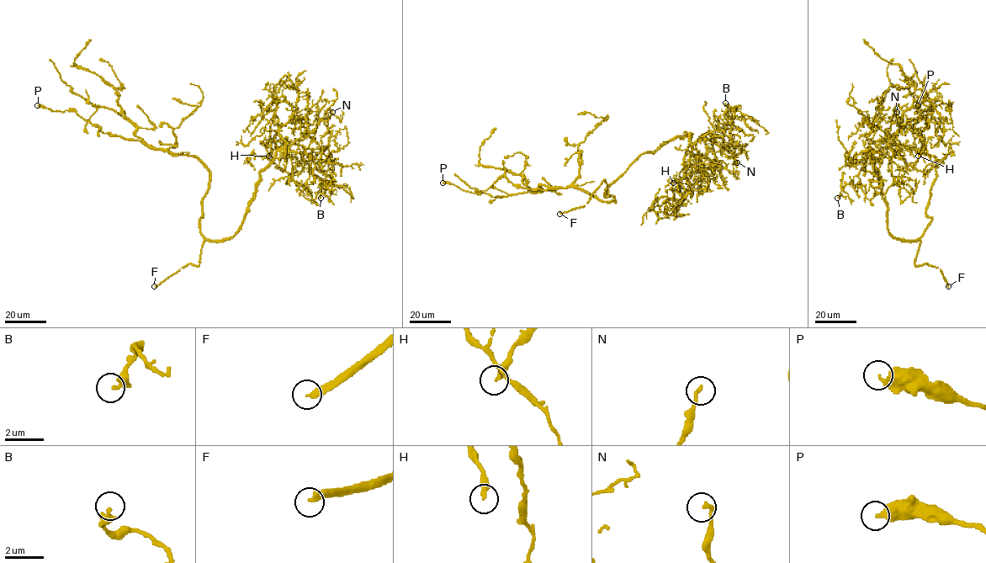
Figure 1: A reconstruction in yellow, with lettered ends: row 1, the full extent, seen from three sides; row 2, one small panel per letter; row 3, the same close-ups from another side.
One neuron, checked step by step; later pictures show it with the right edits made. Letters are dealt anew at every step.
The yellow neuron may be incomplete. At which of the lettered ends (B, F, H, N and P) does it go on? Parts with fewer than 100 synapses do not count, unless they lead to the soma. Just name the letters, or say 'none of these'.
F

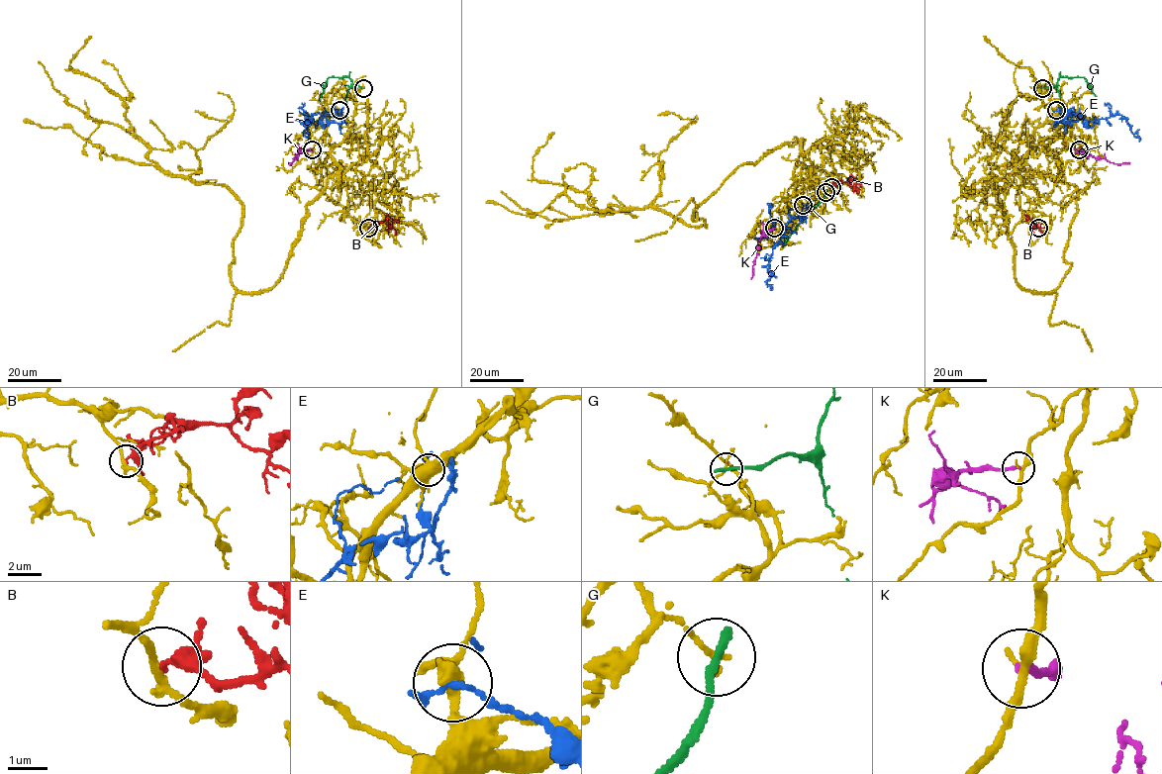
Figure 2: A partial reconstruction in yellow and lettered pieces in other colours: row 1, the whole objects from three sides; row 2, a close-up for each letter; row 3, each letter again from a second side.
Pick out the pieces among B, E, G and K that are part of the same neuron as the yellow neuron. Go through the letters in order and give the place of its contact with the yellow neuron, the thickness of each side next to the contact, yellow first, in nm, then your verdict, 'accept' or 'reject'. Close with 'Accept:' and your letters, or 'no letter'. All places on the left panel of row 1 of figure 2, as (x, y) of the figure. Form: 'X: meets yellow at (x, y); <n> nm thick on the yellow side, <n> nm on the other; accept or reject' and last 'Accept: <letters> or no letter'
B: meets yellow at (368, 228); 200 nm thick on the yellow side, 280 nm on the other; reject
E: meets yellow at (339, 110); 280 nm thick on the yellow side, 100 nm on the other; reject
G: meets yellow at (363, 88); 110 nm thick on the yellow side, 260 nm on the other; reject
K: meets yellow at (312, 149); 240 nm thick on the yellow side, 220 nm on the other; reject
Accept: no letter

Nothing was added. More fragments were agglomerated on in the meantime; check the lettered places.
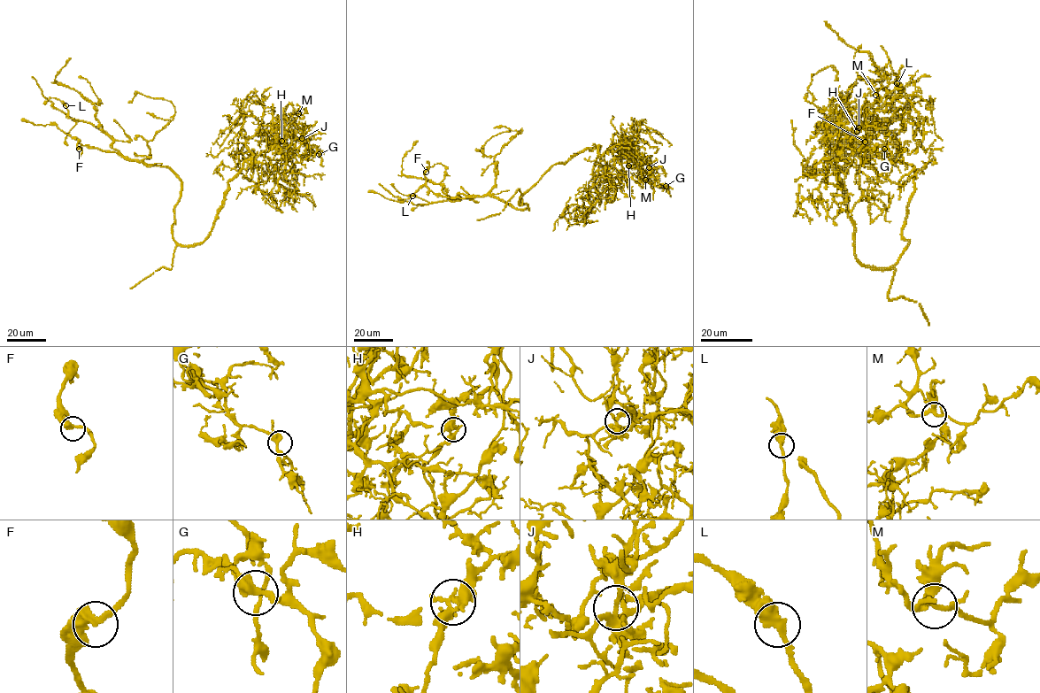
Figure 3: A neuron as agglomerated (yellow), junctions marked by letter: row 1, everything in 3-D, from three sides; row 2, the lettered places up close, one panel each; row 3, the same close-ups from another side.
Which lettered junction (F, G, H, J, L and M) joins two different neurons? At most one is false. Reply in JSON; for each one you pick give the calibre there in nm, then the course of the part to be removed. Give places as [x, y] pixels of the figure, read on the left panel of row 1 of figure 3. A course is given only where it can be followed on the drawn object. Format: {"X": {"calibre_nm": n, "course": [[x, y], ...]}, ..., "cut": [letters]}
{"H": {"calibre_nm": 360, "course": [[281, 142], [289, 134], [282, 138], [282, 143], [291, 152], [299, 156], [315, 151], [323, 166]]}, "cut": ["H"]}

